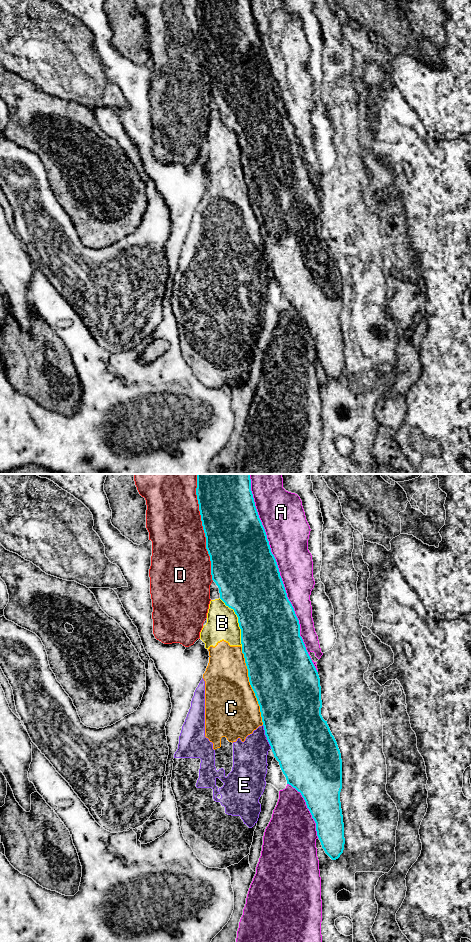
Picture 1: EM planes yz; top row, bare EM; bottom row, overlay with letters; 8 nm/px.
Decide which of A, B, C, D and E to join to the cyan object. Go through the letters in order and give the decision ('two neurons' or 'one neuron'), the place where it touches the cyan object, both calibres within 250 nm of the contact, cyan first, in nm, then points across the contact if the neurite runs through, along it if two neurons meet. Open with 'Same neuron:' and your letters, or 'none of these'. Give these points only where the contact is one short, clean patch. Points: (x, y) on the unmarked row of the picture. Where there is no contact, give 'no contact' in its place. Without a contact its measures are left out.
Same neuron: none of these
A: two neurons; contact yz (280, 96); calibres 500 and 280 nm
B: two neurons; contact yz (238, 141); calibres 460 and 260 nm
C: two neurons; contact yz (251, 206); calibres 500 and 440 nm
D: two neurons; contact yz (203, 49); calibres 460 and 440 nm
E: two neurons; contact yz (266, 256); calibres 480 and 280 nm; border yz (262, 245), (271, 268)

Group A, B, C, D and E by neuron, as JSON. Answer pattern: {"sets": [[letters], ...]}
{"sets": [["A"], ["B", "C", "E"], ["D"]]}

